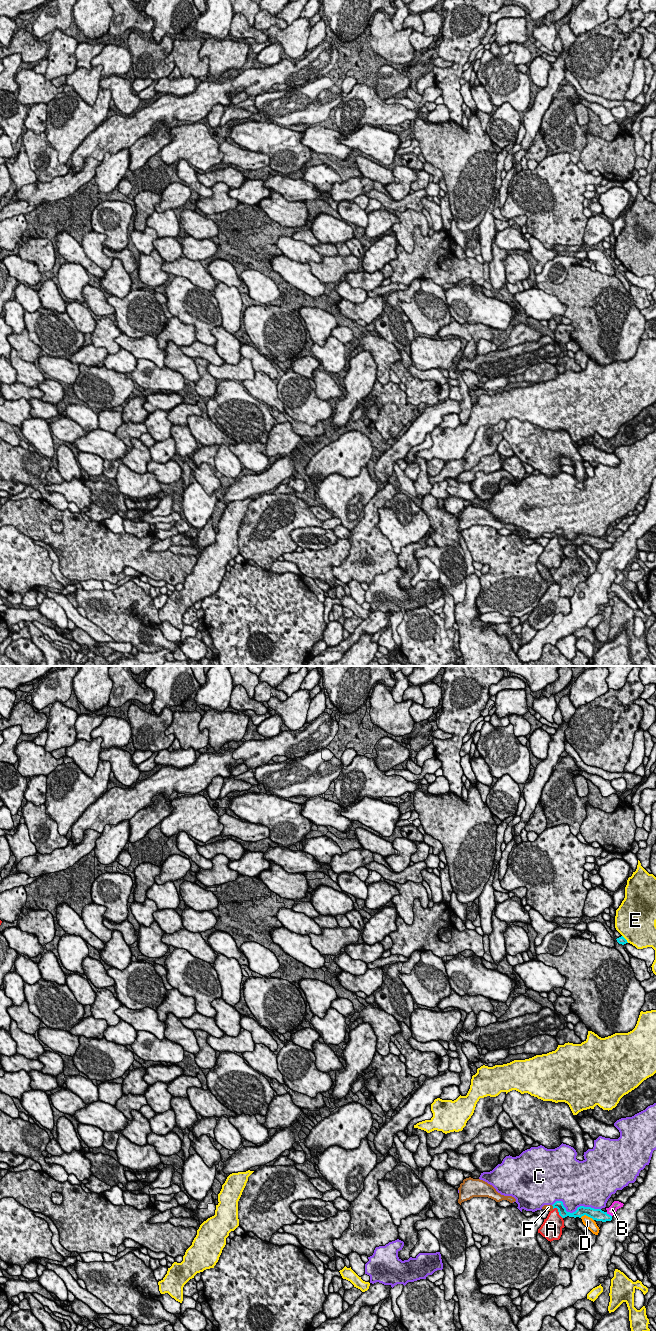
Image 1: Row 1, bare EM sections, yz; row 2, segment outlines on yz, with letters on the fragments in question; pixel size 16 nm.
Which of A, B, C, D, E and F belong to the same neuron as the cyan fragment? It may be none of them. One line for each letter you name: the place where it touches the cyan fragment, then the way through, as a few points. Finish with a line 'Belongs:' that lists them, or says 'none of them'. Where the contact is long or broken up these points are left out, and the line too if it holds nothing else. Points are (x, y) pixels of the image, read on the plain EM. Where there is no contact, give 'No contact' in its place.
F: Touches cyan at yz (553, 535). Path across: yz (563, 541), (553, 535), (548, 535)
Belongs: F

